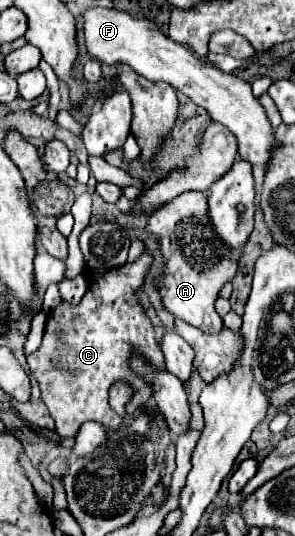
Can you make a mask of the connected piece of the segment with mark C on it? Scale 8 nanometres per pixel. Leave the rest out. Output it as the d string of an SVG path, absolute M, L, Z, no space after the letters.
M143 253L135 263L111 269L99 277L89 275L89 289L81 303L71 305L61 301L47 317L43 343L27 357L27 363L41 385L41 399L55 421L57 435L75 437L79 425L85 421L99 421L117 429L123 419L109 407L109 389L117 381L129 383L133 389L125 405L125 413L129 415L137 415L141 405L151 397L149 385L127 365L129 353L137 351L157 367L165 367L153 325L143 315L139 299L135 297L135 291L143 285L149 263L151 255Z

